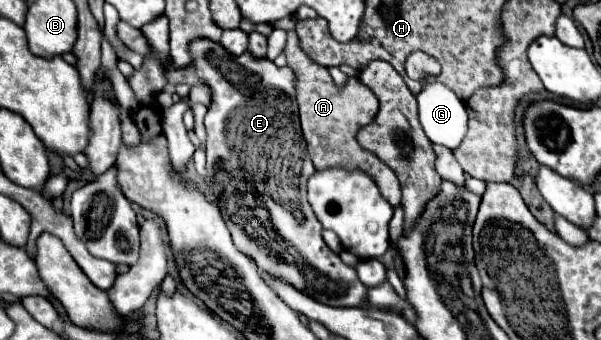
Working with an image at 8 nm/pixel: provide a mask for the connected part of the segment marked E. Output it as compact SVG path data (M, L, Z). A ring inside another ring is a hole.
M196 41L196 45L192 45L192 57L196 57L198 69L192 69L192 73L176 73L170 65L168 79L172 85L206 83L212 89L212 105L208 107L204 119L208 157L206 169L214 197L238 249L250 255L266 273L284 277L284 281L296 285L296 289L308 293L324 305L366 307L368 287L358 279L354 267L344 265L336 253L332 253L332 257L328 255L330 247L322 239L322 225L316 221L316 215L306 199L306 181L314 173L314 165L308 157L300 129L294 73L288 67L276 67L268 59L248 57L248 53L232 57L220 49L220 43L212 45L212 41Z

